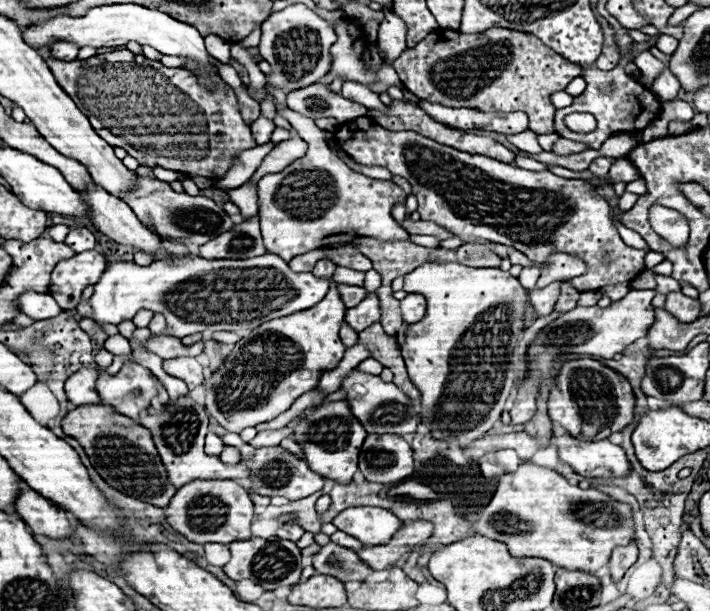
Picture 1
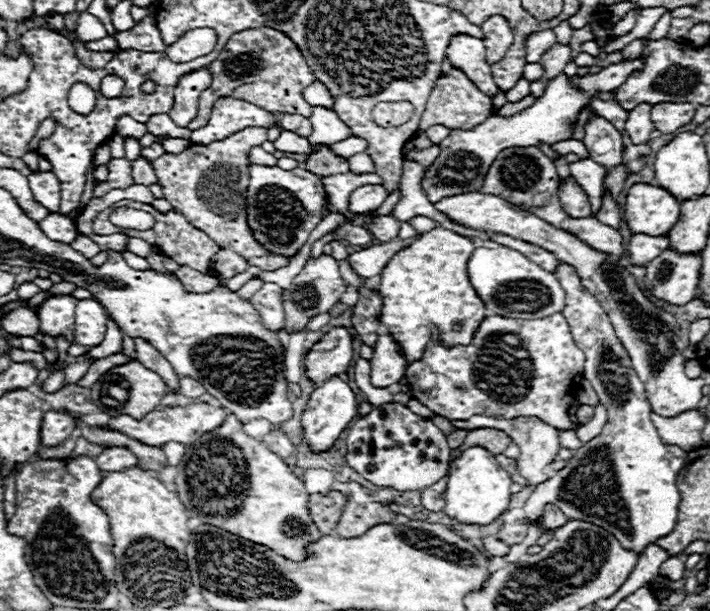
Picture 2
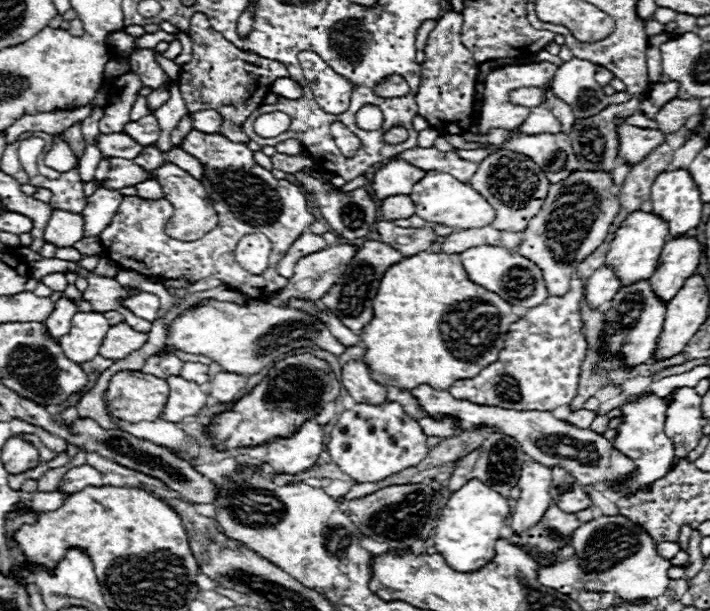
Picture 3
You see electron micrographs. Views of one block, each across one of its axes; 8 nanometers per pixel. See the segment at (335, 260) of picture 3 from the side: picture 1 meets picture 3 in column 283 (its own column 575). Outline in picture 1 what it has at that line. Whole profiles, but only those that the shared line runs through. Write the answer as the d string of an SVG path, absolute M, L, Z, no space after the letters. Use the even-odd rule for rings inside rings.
M562 282L562 286L560 286L560 298L558 298L558 302L556 302L556 310L560 310L560 312L566 312L566 310L572 310L574 306L576 306L576 302L578 302L578 296L580 296L580 292L574 288L574 286L570 286L568 282Z

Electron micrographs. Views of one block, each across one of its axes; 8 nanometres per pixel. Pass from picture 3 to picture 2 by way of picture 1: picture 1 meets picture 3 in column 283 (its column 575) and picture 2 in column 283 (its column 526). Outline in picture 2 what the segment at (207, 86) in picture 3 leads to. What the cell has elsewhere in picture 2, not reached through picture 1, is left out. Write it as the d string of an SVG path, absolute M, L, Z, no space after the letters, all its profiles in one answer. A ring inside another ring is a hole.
M250 28L230 36L220 56L208 66L212 74L212 84L200 94L200 106L196 118L188 124L190 130L204 128L210 120L212 106L218 98L230 96L250 104L256 104L264 110L282 112L282 114L299 114L310 118L312 108L302 98L302 88L310 86L310 68L302 58L296 44L282 32L274 28Z

